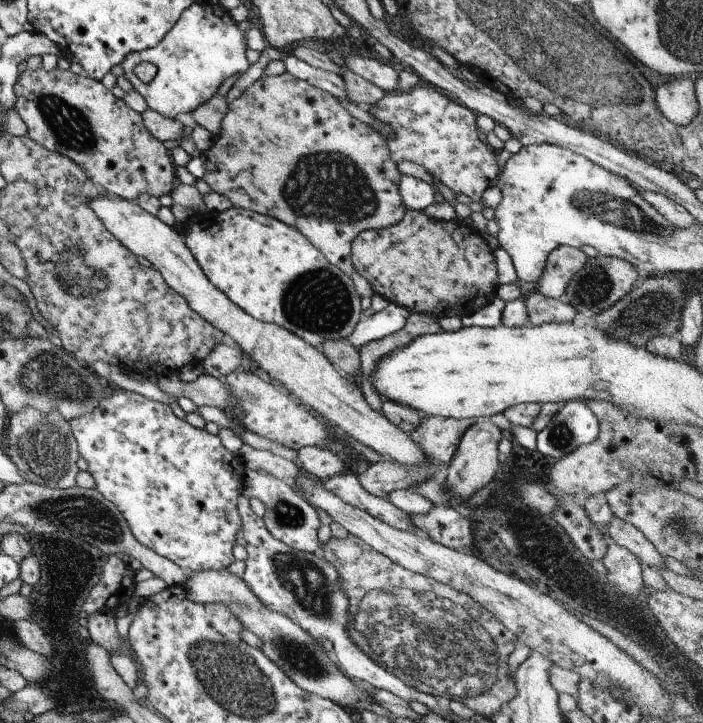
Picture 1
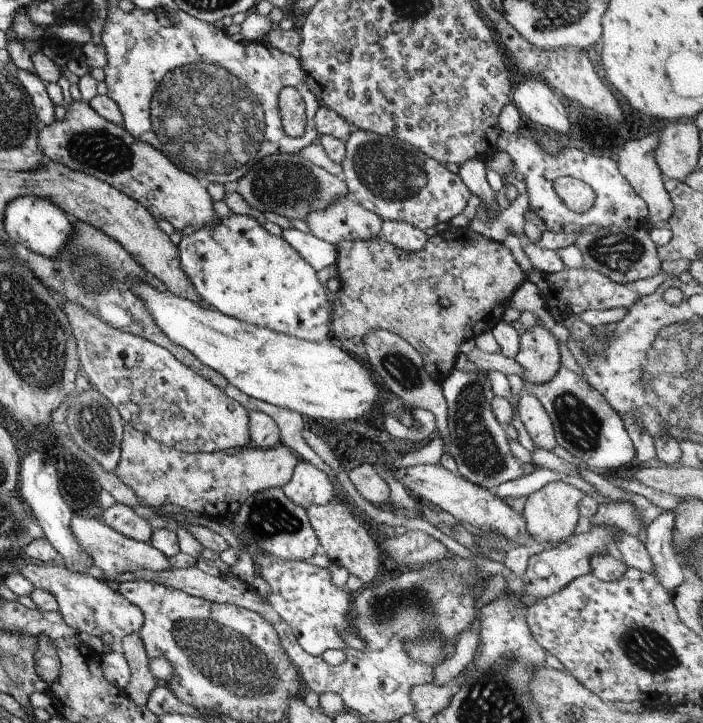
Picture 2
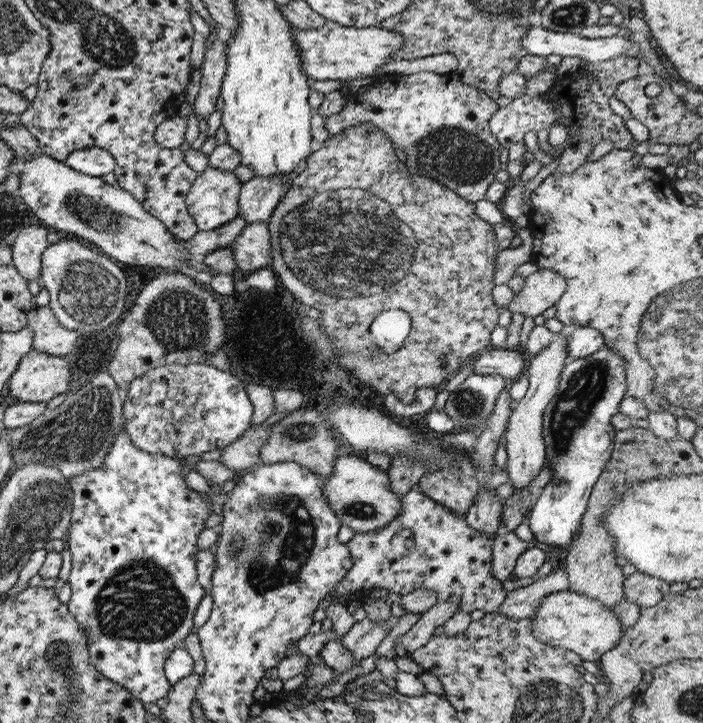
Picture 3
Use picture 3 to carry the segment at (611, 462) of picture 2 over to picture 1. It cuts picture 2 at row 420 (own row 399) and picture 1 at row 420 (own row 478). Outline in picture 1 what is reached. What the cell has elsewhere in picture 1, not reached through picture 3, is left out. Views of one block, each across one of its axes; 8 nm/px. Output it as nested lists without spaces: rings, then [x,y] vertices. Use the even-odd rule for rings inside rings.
[[[580,400],[561,404],[551,420],[535,437],[535,450],[549,458],[561,458],[579,445],[593,442],[598,422],[588,406]]]

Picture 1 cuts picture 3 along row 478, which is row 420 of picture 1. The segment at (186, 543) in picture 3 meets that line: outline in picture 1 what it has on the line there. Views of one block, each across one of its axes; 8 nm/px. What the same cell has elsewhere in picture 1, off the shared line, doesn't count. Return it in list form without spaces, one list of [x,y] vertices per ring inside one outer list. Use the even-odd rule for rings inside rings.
[[[115,387],[109,388],[108,393],[90,413],[83,413],[81,416],[71,419],[68,423],[70,424],[71,434],[78,446],[78,456],[81,456],[87,463],[86,471],[89,472],[94,480],[95,490],[100,492],[105,500],[117,507],[121,516],[126,520],[135,540],[138,540],[144,547],[150,548],[152,552],[156,552],[159,556],[170,560],[173,564],[180,566],[189,573],[202,571],[203,569],[219,571],[235,561],[233,555],[231,555],[231,548],[236,544],[235,534],[241,528],[240,514],[236,504],[238,496],[243,491],[242,482],[245,468],[238,454],[232,454],[227,451],[221,445],[217,435],[212,435],[205,429],[194,428],[183,419],[177,418],[168,404],[153,401],[133,391],[124,391]]]

